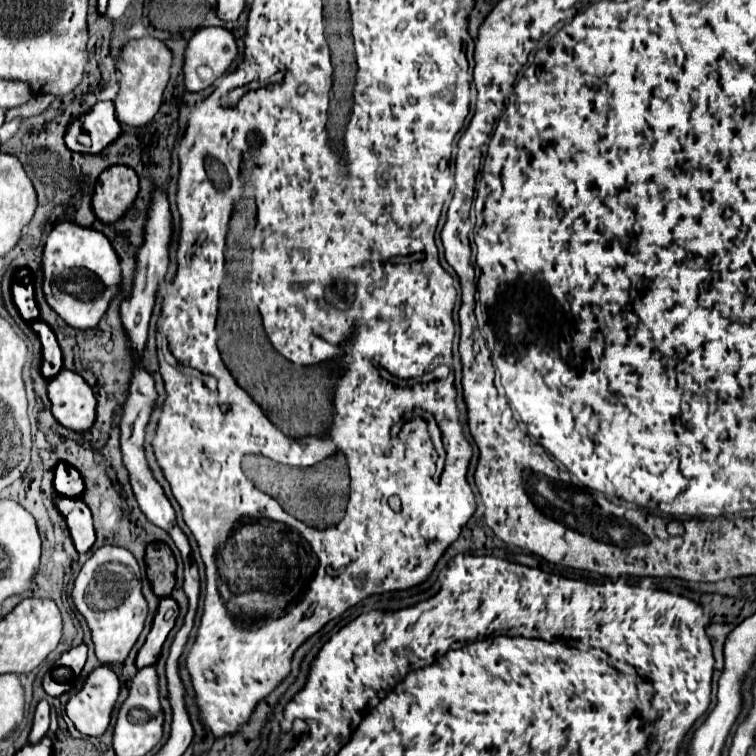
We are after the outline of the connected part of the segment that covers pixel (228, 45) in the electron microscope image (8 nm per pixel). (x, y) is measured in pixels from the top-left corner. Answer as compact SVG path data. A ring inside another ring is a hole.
M202 28L188 42L184 52L184 88L200 92L226 72L238 56L232 32L224 28Z

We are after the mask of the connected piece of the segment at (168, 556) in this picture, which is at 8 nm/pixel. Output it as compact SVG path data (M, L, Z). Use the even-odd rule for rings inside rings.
M152 542L146 548L146 572L148 580L152 584L152 590L158 598L170 596L176 578L176 560L172 556L172 550L164 542Z

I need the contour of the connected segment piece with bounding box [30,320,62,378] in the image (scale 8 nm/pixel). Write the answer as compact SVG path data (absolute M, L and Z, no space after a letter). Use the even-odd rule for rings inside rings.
M34 320L30 324L30 328L34 330L34 334L38 336L38 340L42 344L42 364L40 364L40 372L42 372L44 378L52 378L62 368L62 352L60 352L60 346L56 342L56 336L50 330L50 326L46 322L42 322L42 320Z

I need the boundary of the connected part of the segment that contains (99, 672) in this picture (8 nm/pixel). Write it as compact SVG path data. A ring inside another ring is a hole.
M108 666L94 668L82 690L76 692L68 704L66 714L72 724L86 736L102 736L110 724L112 708L118 700L120 680Z

